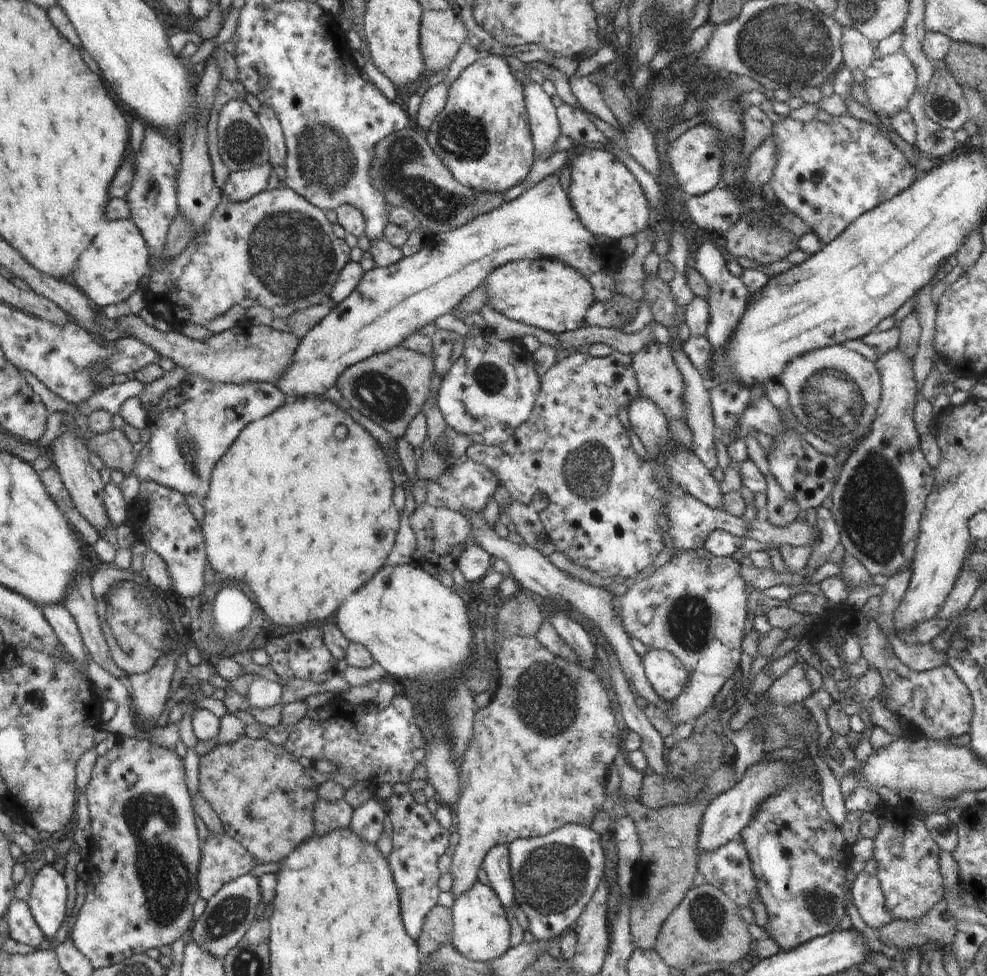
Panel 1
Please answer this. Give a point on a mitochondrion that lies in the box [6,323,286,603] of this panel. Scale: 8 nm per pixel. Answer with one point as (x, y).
(38, 556)

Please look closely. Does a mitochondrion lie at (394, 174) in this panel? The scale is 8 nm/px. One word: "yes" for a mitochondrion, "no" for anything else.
yes

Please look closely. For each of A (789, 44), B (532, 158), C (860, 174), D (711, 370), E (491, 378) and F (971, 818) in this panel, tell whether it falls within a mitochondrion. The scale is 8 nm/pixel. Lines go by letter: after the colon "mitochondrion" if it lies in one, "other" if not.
A: mitochondrion
B: other
C: mitochondrion
D: other
E: mitochondrion
F: other

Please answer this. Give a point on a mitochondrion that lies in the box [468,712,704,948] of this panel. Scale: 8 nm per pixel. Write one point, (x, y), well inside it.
(550, 877)

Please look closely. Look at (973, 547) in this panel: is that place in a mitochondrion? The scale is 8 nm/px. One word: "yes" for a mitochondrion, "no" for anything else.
no

